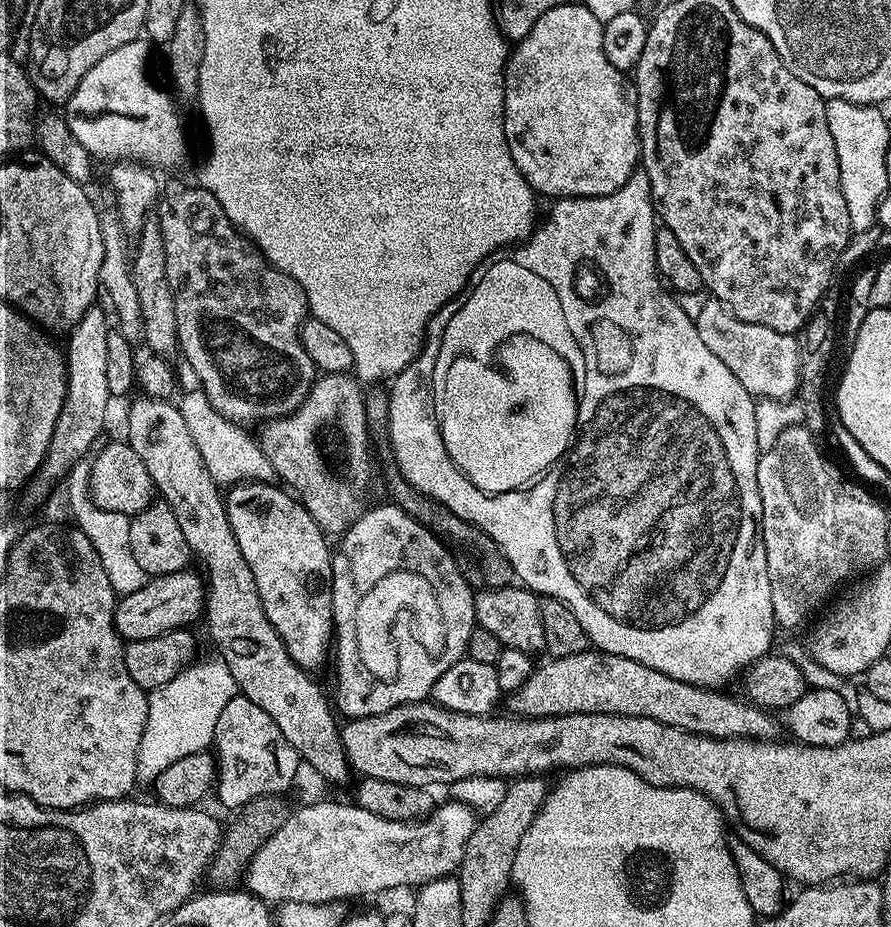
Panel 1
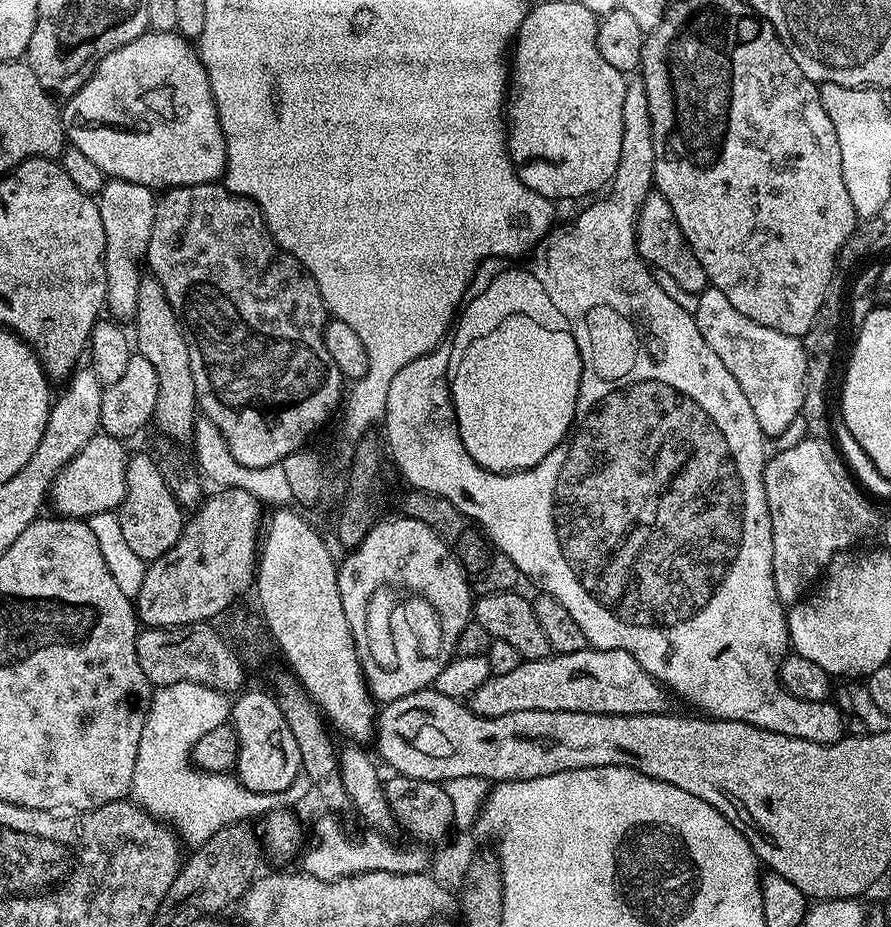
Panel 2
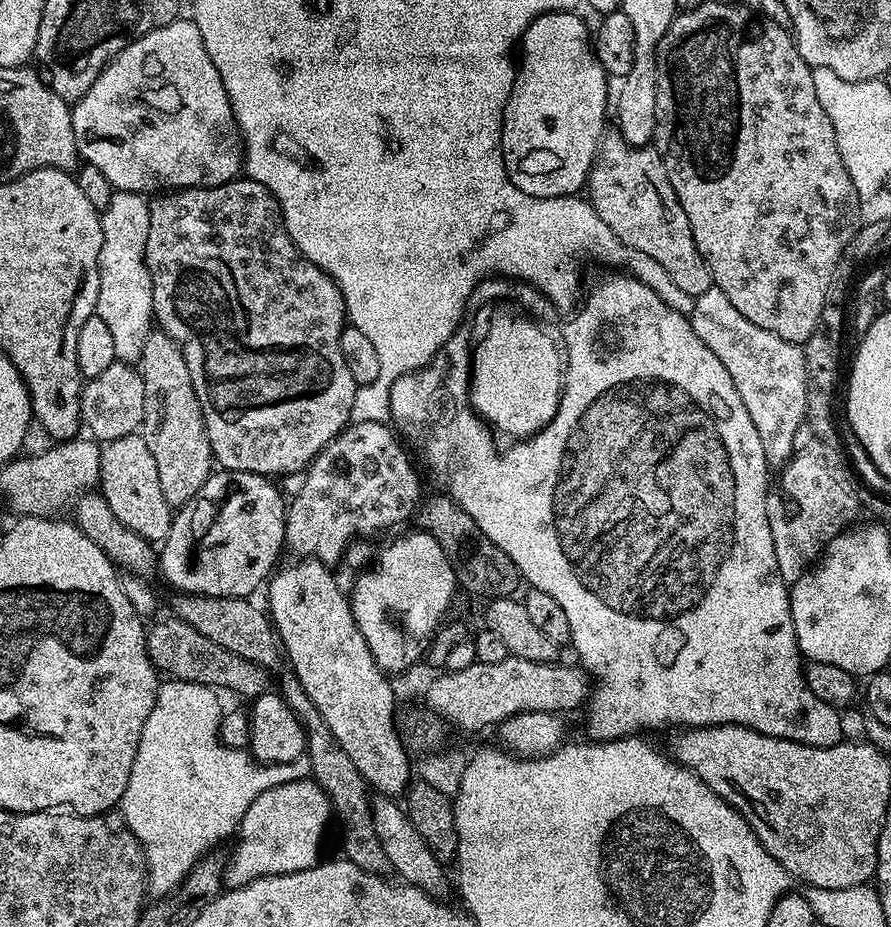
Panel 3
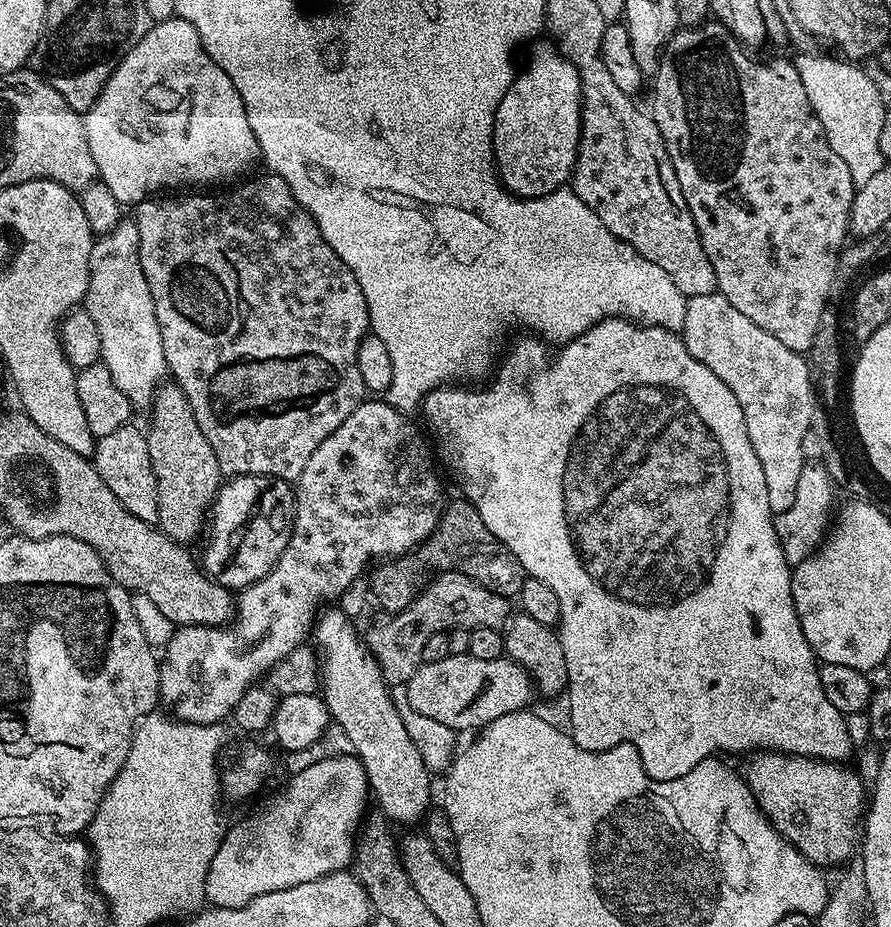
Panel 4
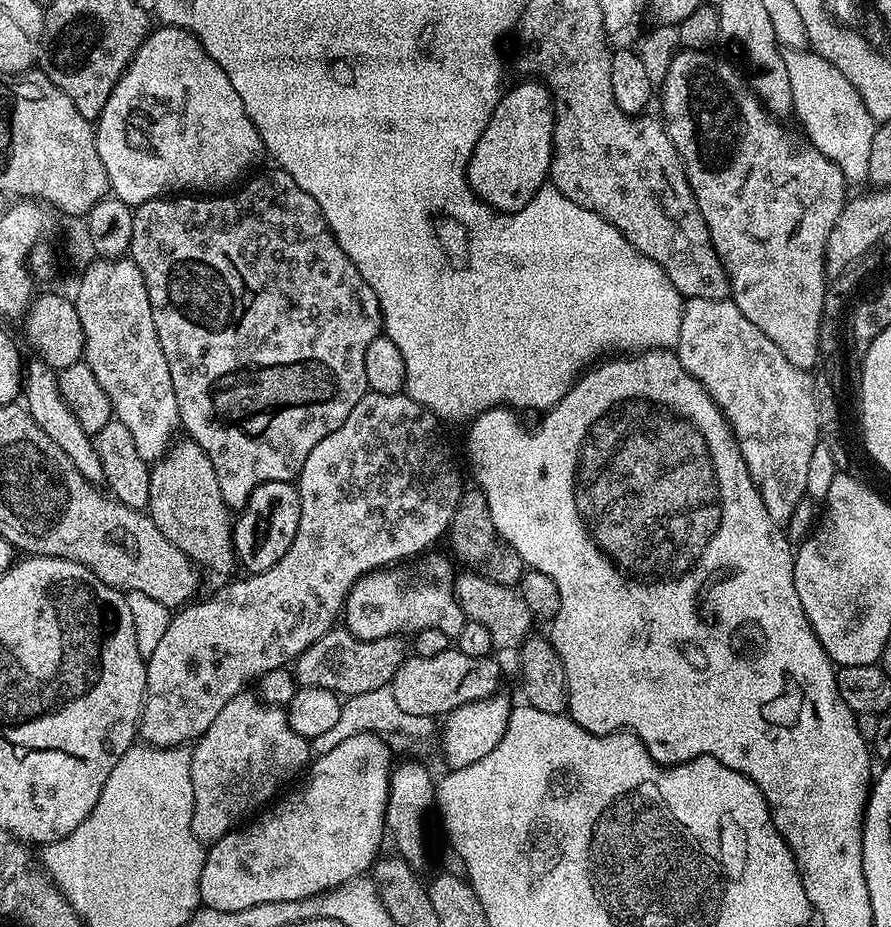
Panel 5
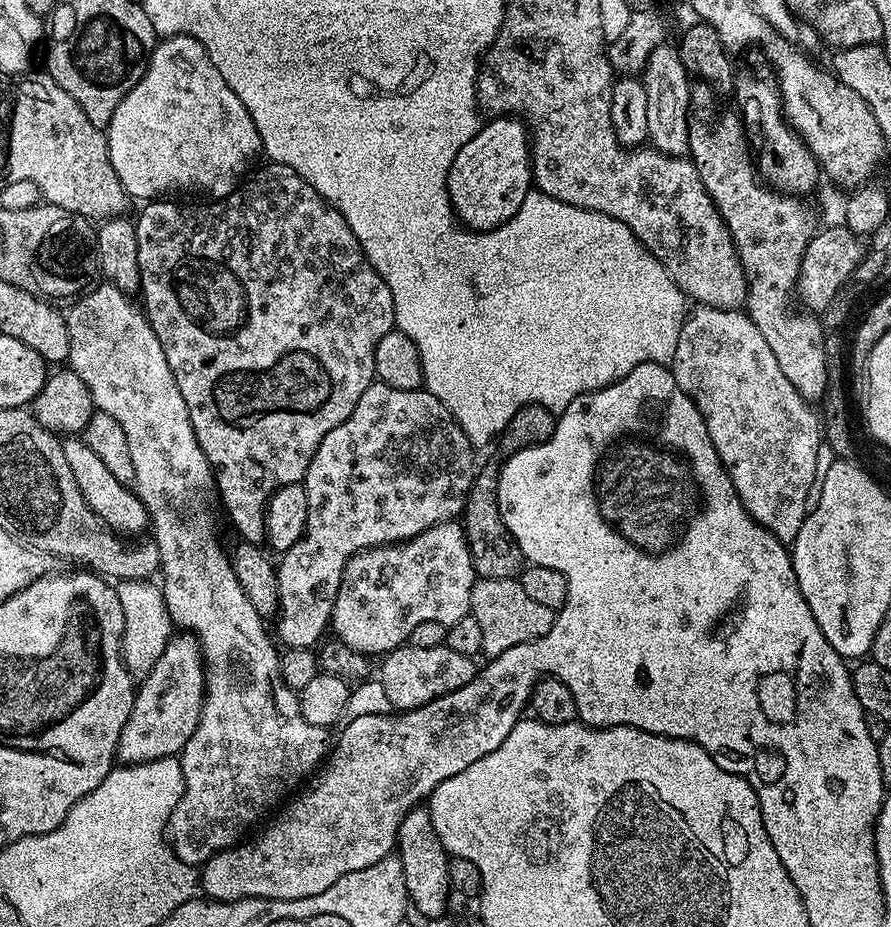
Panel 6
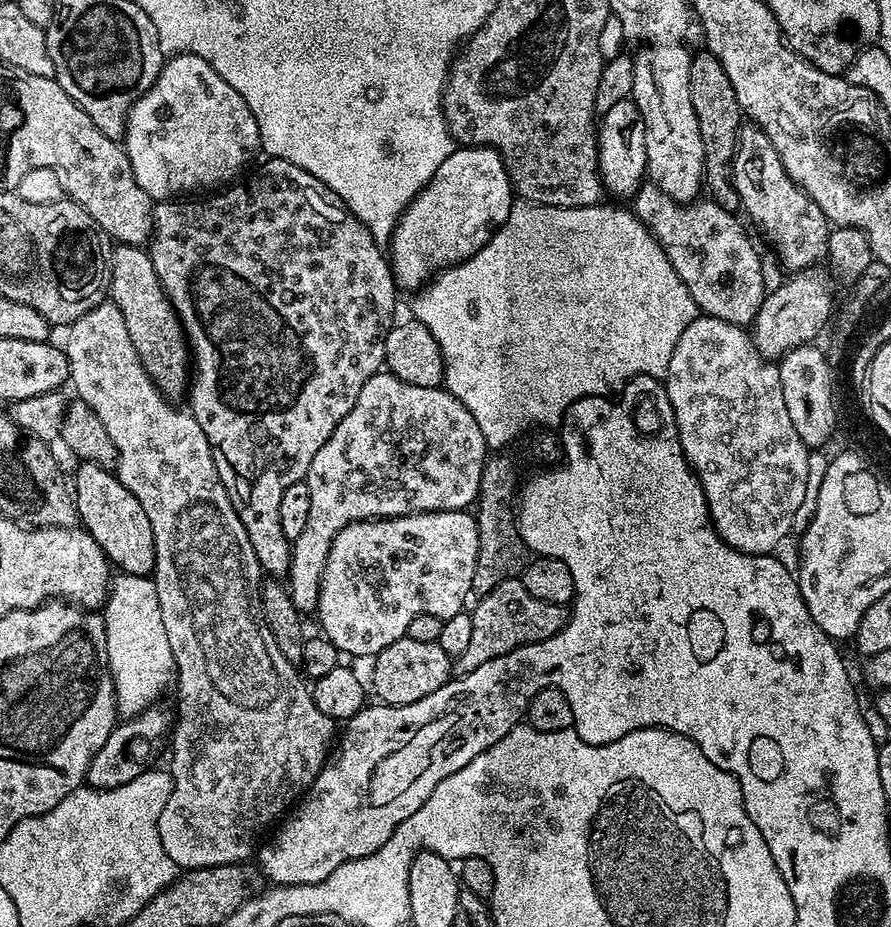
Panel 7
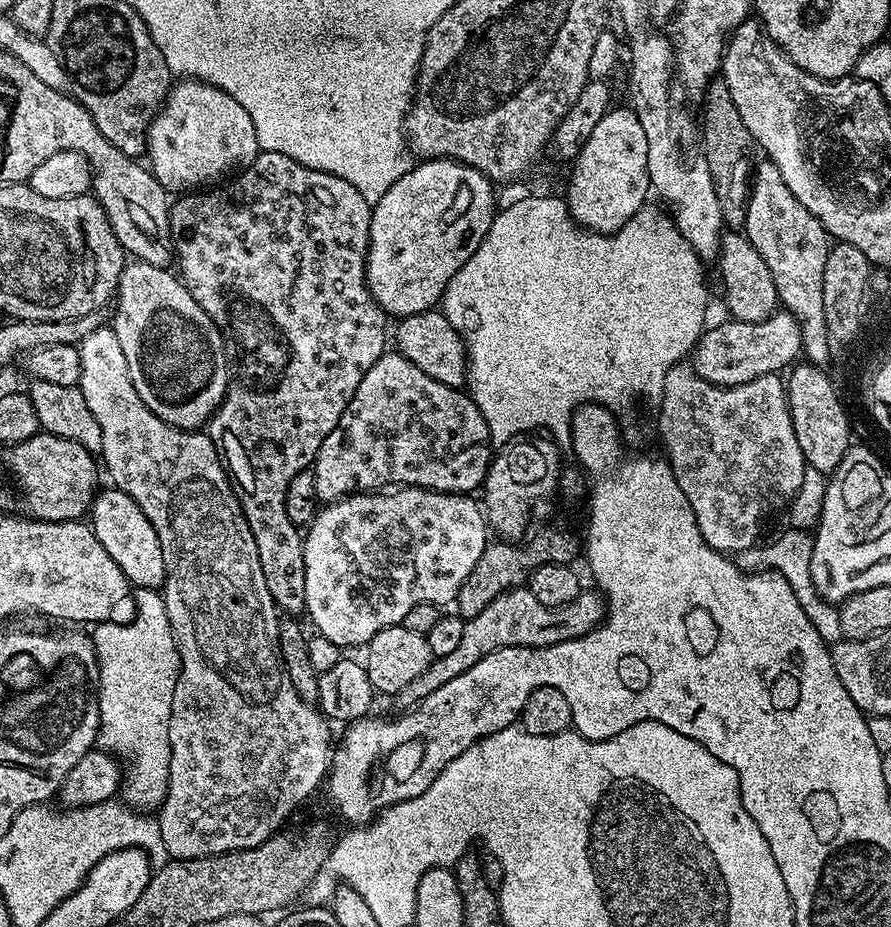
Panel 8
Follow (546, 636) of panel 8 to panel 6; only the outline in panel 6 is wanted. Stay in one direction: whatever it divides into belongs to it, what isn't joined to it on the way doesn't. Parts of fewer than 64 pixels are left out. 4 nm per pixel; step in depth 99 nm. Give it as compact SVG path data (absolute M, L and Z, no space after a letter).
M477 579L472 588L471 613L478 618L478 626L482 626L484 635L483 655L491 658L510 650L510 646L522 646L522 642L530 642L542 638L554 626L556 612L550 606L542 606L522 590L519 579L482 580Z

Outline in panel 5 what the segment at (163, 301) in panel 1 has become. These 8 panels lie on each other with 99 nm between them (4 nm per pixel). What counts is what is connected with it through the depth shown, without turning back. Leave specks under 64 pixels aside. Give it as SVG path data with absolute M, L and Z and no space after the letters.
M187 438L180 439L169 447L163 458L151 465L150 498L146 511L154 526L158 526L158 530L162 530L162 534L166 534L166 538L170 538L170 542L178 546L178 550L182 550L182 554L186 554L193 564L201 569L209 568L220 576L231 577L231 572L238 568L236 547L232 544L233 513L222 498L222 490L218 490L218 474L214 474L214 466L210 458L206 458L206 450L202 450L198 442Z

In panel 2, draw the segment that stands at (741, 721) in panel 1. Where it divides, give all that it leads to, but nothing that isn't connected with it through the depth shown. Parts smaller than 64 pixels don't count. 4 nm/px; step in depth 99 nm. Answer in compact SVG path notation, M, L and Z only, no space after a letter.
M586 647L574 654L553 654L537 660L521 659L514 670L506 670L506 674L489 675L478 690L470 698L470 707L480 716L501 716L514 714L518 710L570 710L586 714L618 714L633 716L634 714L658 714L668 712L670 693L663 684L653 676L626 650L617 648Z

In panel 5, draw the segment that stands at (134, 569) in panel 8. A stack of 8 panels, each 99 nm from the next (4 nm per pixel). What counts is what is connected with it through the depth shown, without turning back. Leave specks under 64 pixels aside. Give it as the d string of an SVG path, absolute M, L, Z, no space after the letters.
M32 358L29 364L27 361L22 372L22 400L34 422L38 422L38 426L42 426L42 430L46 430L50 438L54 438L57 446L62 446L62 450L66 450L66 458L70 458L70 462L78 466L78 474L93 482L103 481L102 458L98 458L93 437L86 430L82 430L82 422L78 422L70 406L66 406L60 393L57 369L51 368L47 362L39 358Z

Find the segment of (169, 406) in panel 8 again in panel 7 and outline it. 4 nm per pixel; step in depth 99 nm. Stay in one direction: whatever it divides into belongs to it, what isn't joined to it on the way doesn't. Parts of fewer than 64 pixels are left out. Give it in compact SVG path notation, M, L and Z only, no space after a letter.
M116 244L111 249L110 300L118 306L118 310L122 310L122 318L126 322L126 334L130 334L130 342L134 344L134 350L146 374L154 382L160 395L173 402L179 401L179 396L181 399L190 387L190 345L188 337L184 335L180 317L168 301L164 287L158 282L148 253L143 247L134 244Z

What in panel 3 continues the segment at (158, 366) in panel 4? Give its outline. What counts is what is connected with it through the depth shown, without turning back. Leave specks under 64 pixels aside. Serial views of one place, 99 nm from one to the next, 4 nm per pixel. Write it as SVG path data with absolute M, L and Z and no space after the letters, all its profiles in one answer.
M113 191L110 202L100 212L100 225L102 226L102 250L100 251L100 281L98 282L98 302L96 303L96 315L106 322L110 330L111 337L114 338L114 354L117 361L125 364L135 365L142 354L142 348L146 346L146 338L154 330L154 317L152 314L152 279L150 270L146 266L146 238L150 235L150 210L148 209L148 200L138 192Z

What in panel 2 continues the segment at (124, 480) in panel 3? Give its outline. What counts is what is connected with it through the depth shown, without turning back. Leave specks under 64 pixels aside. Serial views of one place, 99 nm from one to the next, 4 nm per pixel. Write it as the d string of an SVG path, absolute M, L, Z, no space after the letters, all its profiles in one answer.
M133 455L129 459L126 470L126 494L118 509L118 515L122 522L122 534L126 537L126 546L130 546L130 550L134 550L134 554L138 554L138 558L145 562L157 560L159 556L166 554L166 550L170 550L170 546L178 542L186 523L185 509L174 498L164 477L163 467L159 463L156 465L148 456Z

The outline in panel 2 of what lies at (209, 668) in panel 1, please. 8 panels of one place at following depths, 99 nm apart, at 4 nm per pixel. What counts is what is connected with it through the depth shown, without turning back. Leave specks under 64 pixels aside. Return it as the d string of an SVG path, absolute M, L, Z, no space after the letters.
M171 684L168 688L156 688L152 705L148 708L148 717L142 726L142 738L138 742L138 758L134 762L134 778L132 779L131 795L135 803L144 808L157 821L171 826L178 833L179 839L185 840L188 846L195 846L206 842L222 826L233 824L239 820L248 822L257 816L263 817L268 813L268 800L260 800L260 792L244 792L244 808L228 808L232 796L228 792L212 792L216 788L217 777L197 770L190 763L192 747L202 734L214 730L214 726L225 723L230 716L230 700L225 693L204 688L200 684Z

